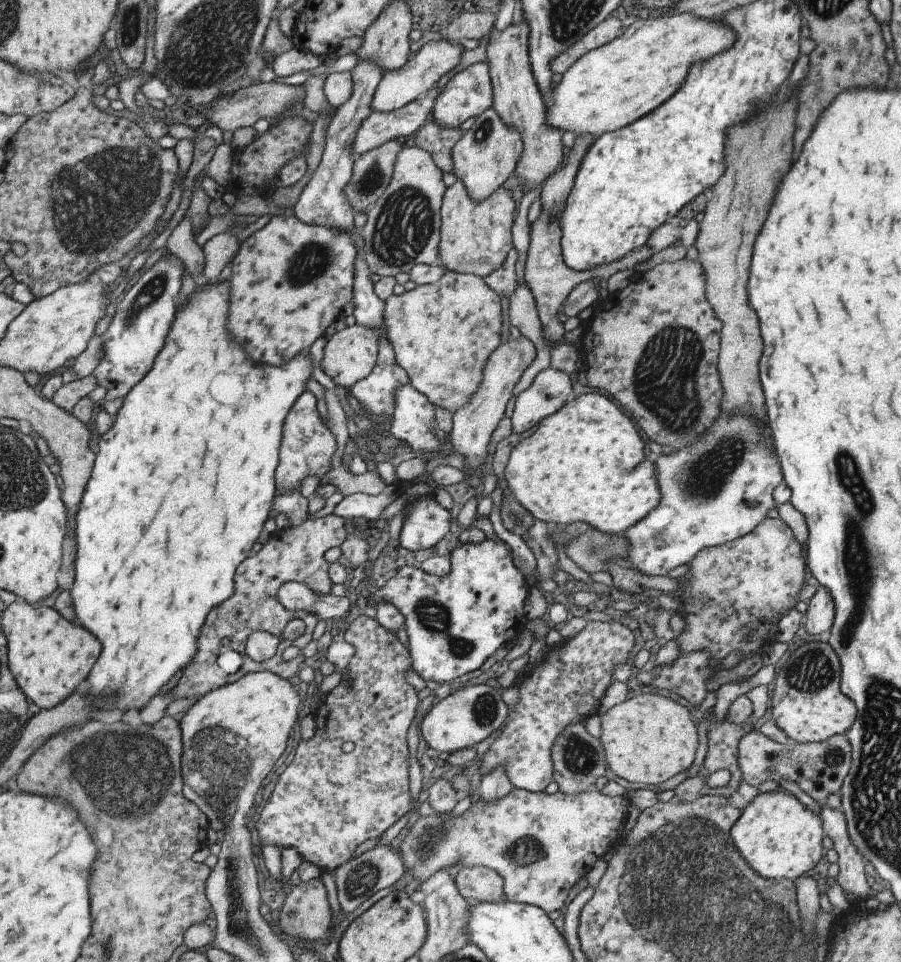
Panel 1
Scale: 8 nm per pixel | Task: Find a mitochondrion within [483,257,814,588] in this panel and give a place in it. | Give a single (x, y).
(668, 374)

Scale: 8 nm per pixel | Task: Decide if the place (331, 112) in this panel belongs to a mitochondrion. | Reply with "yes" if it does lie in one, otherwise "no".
no

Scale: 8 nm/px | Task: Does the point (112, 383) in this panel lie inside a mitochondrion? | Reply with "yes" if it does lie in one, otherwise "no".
no

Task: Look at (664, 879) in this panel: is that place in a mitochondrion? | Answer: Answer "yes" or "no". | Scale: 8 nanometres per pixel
yes

